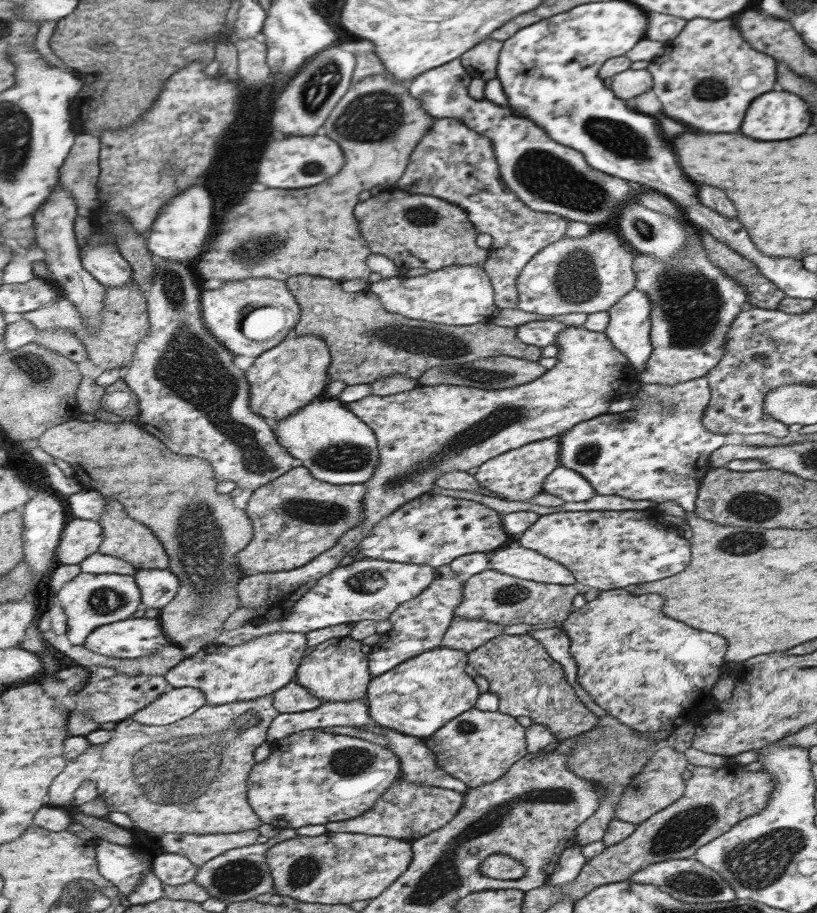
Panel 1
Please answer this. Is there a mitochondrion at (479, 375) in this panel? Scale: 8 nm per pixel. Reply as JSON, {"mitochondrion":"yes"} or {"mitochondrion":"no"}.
{"mitochondrion":"yes"}

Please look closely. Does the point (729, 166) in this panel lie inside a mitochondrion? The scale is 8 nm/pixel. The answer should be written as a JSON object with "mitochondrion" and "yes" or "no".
{"mitochondrion":"no"}

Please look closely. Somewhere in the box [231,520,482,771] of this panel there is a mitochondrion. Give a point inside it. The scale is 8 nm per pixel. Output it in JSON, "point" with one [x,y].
{"point":[367,581]}

